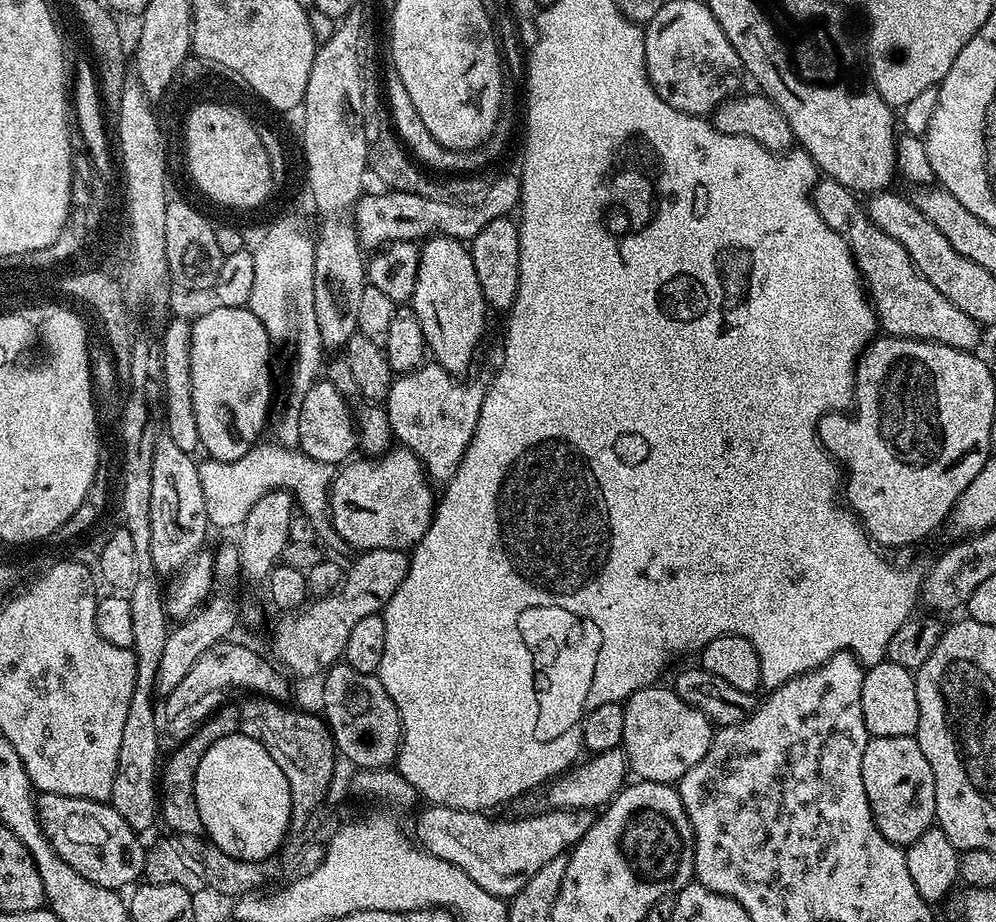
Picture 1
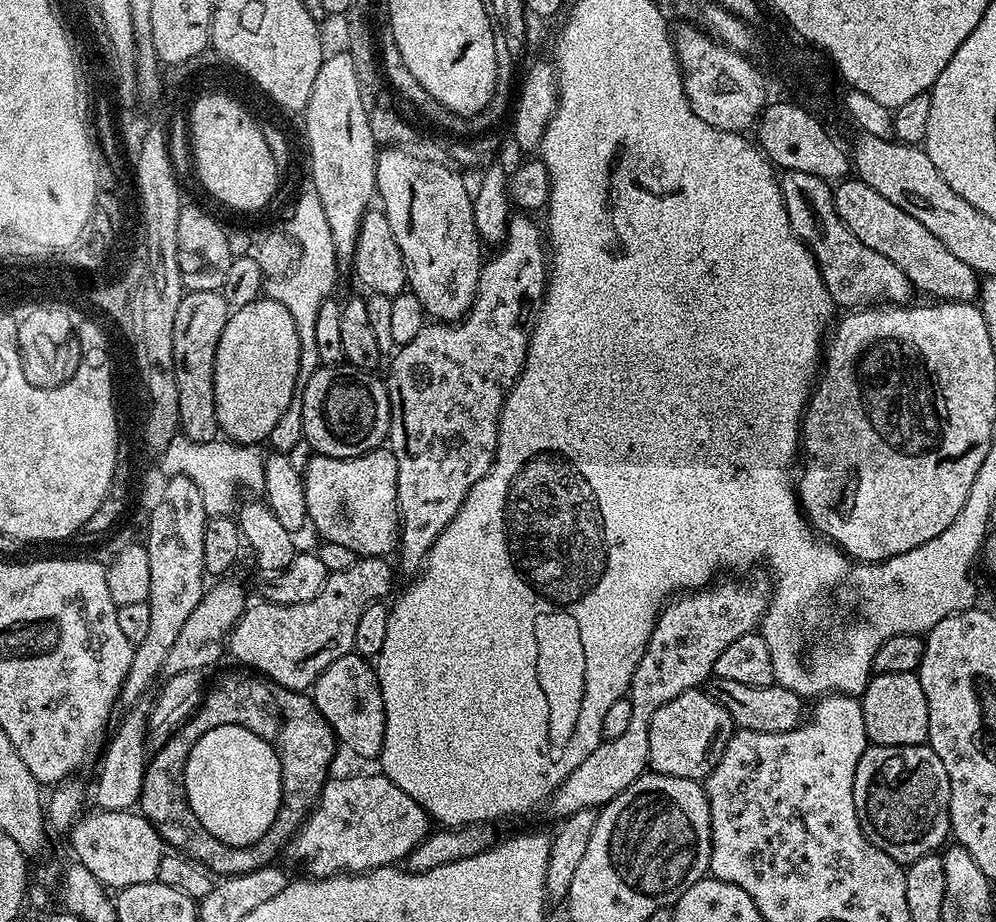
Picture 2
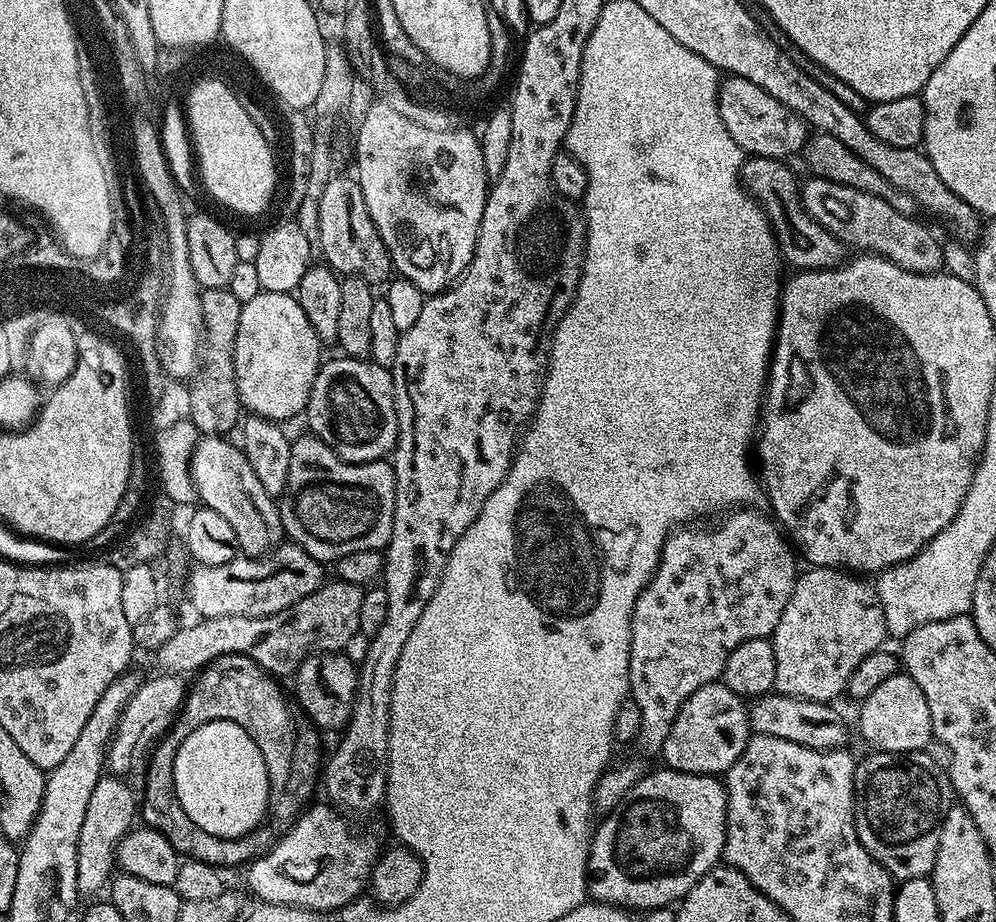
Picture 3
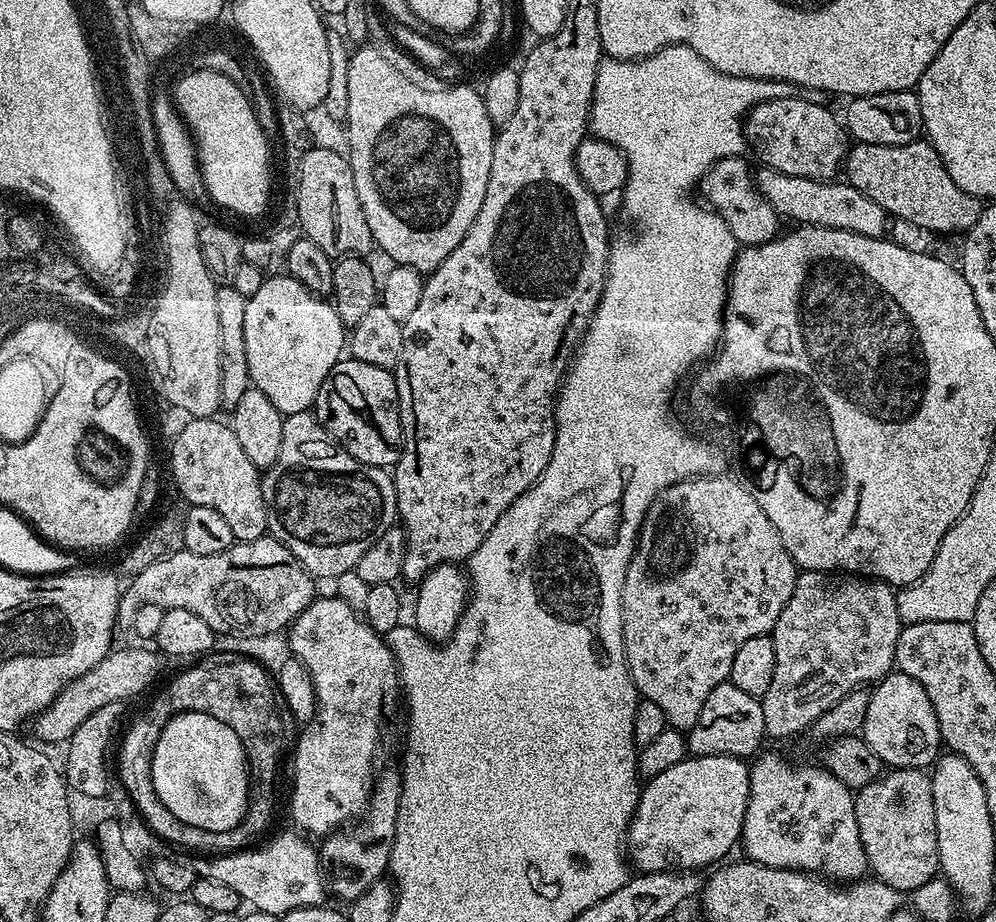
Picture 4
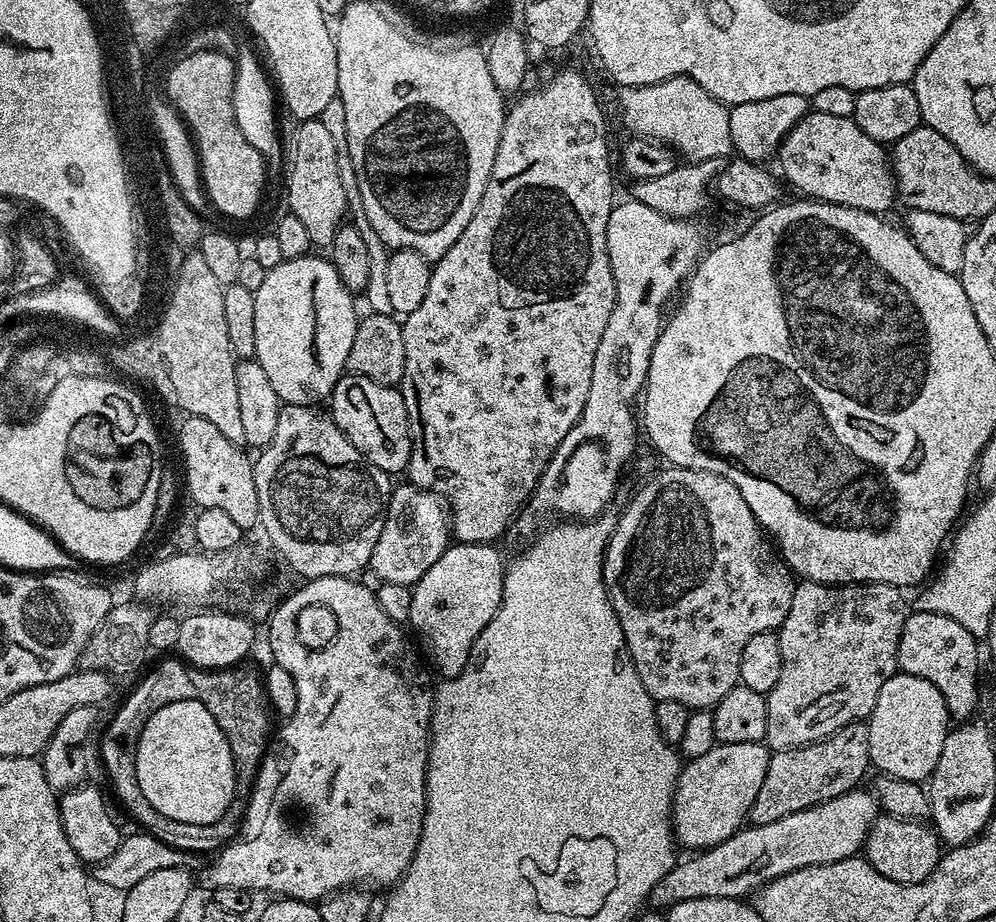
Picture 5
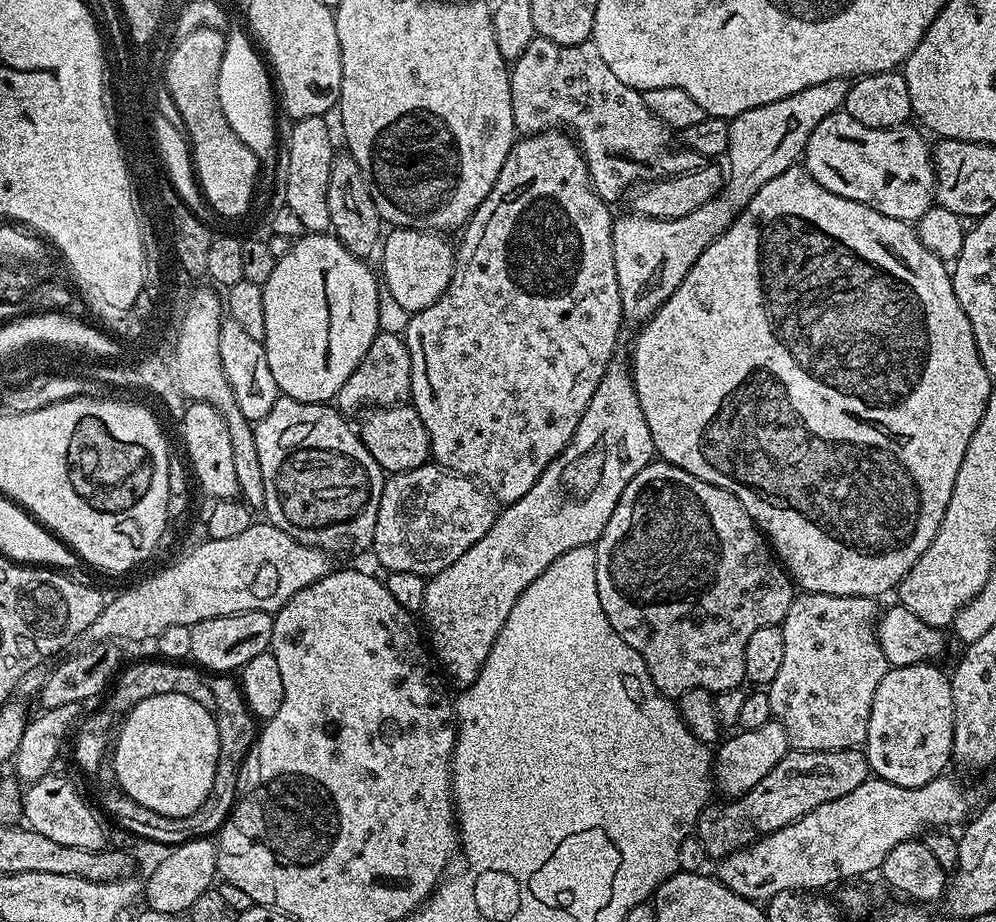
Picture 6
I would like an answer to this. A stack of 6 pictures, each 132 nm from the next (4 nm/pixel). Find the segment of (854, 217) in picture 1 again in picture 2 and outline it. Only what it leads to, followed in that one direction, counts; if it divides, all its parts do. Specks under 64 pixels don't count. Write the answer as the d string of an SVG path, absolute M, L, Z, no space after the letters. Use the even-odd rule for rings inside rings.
M784 172L779 177L780 193L790 218L794 234L812 252L820 271L822 282L830 294L833 305L840 310L855 310L875 305L877 302L907 305L913 299L914 289L910 278L885 258L878 250L870 250L858 242L854 234L838 218L831 183L814 174ZM909 299L909 300L908 300Z

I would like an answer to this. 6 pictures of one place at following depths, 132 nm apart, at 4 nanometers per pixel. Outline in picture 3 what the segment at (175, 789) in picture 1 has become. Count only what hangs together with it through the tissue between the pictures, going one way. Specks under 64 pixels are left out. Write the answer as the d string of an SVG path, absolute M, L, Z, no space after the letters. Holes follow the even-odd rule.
M238 654L223 656L213 660L193 680L196 681L193 684L191 681L184 697L184 705L176 715L176 720L169 726L167 734L156 741L142 789L142 820L144 816L143 823L162 833L183 859L206 862L221 870L240 868L246 866L246 854L238 852L238 840L223 840L206 834L202 826L190 822L186 810L180 808L178 794L172 788L174 758L178 754L178 746L182 746L185 738L194 730L198 730L198 726L206 726L206 722L234 722L256 739L258 750L262 750L262 758L268 767L270 786L280 784L276 790L280 792L286 788L291 762L296 753L298 723L296 724L295 718L292 717L292 712L284 701L284 692L276 685L279 683L272 673L258 666L258 662L250 658Z

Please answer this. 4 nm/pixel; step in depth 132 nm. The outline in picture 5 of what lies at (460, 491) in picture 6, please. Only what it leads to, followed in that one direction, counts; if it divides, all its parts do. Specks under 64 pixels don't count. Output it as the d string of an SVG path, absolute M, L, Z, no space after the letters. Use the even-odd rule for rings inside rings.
M407 482L397 483L388 499L382 534L378 534L378 542L374 542L374 554L368 568L377 576L377 581L411 586L438 562L438 558L442 558L449 543L450 520L441 497L434 492L423 492Z

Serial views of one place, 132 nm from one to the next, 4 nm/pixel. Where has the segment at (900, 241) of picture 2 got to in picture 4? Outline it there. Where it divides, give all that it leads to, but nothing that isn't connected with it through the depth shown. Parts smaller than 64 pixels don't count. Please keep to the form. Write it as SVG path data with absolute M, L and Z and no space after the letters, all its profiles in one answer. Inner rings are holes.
M757 167L754 172L758 190L770 202L770 206L785 221L796 220L797 225L813 224L823 228L850 230L863 236L883 237L890 223L887 212L878 206L866 194L854 190L847 182L829 182L827 180L811 180L798 178L794 174L782 174L772 168Z

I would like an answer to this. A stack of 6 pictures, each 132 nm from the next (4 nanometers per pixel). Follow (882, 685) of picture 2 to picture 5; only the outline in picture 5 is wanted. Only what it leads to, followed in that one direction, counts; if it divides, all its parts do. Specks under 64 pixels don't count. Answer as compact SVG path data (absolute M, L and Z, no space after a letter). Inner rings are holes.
M897 671L882 686L866 723L870 730L871 767L877 773L917 782L931 777L942 754L942 742L946 742L950 731L946 698L942 698L938 686L926 682L926 678Z

